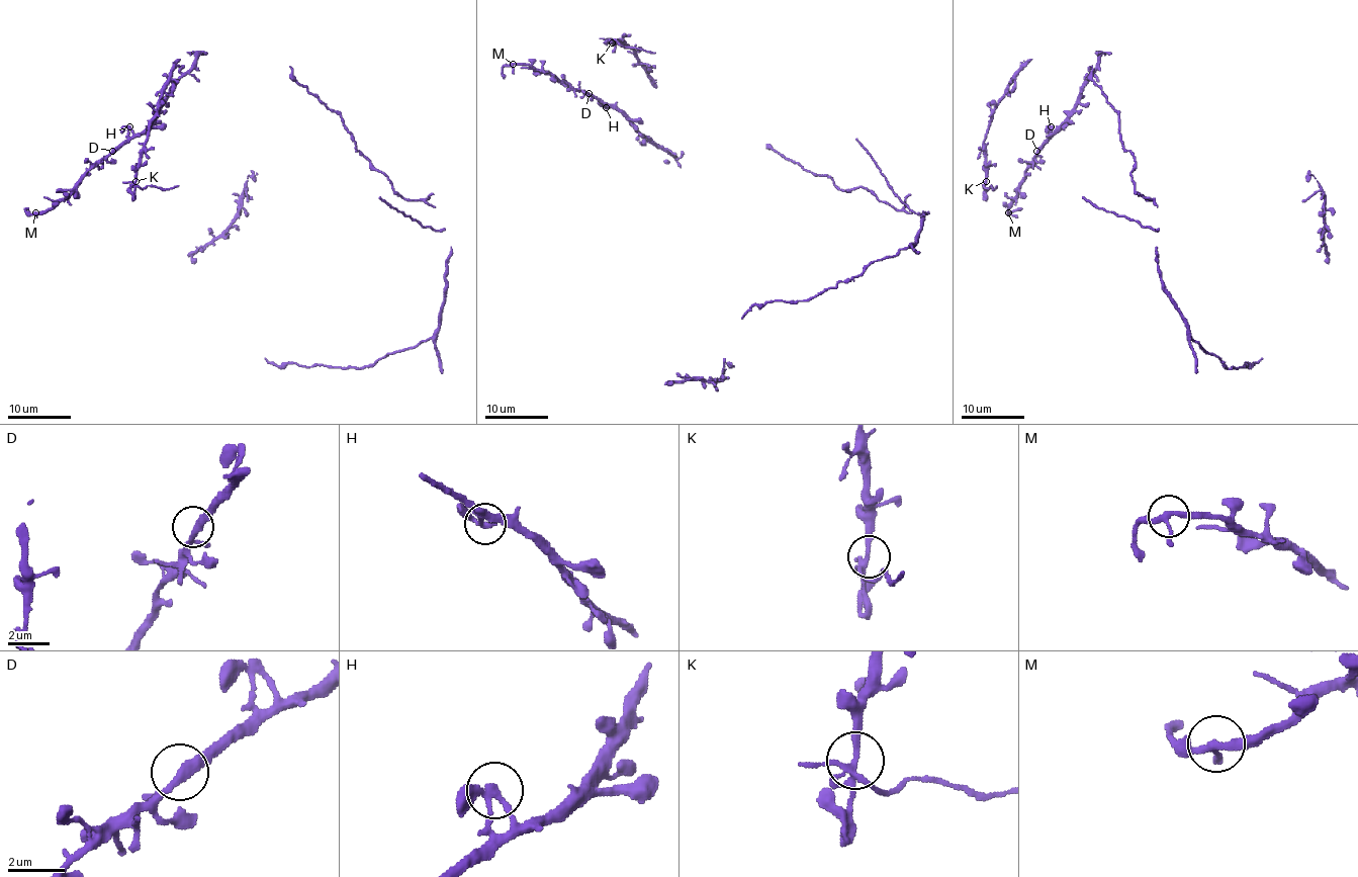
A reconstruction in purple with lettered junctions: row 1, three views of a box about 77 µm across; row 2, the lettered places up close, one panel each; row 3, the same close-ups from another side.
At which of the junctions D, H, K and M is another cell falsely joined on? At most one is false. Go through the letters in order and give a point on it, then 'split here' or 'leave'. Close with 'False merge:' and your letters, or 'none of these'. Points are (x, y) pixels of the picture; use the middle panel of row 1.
D: (589, 93) | leave
H: (606, 107) | leave
K: (612, 42) | split here
M: (513, 64) | leave
False merge: K

